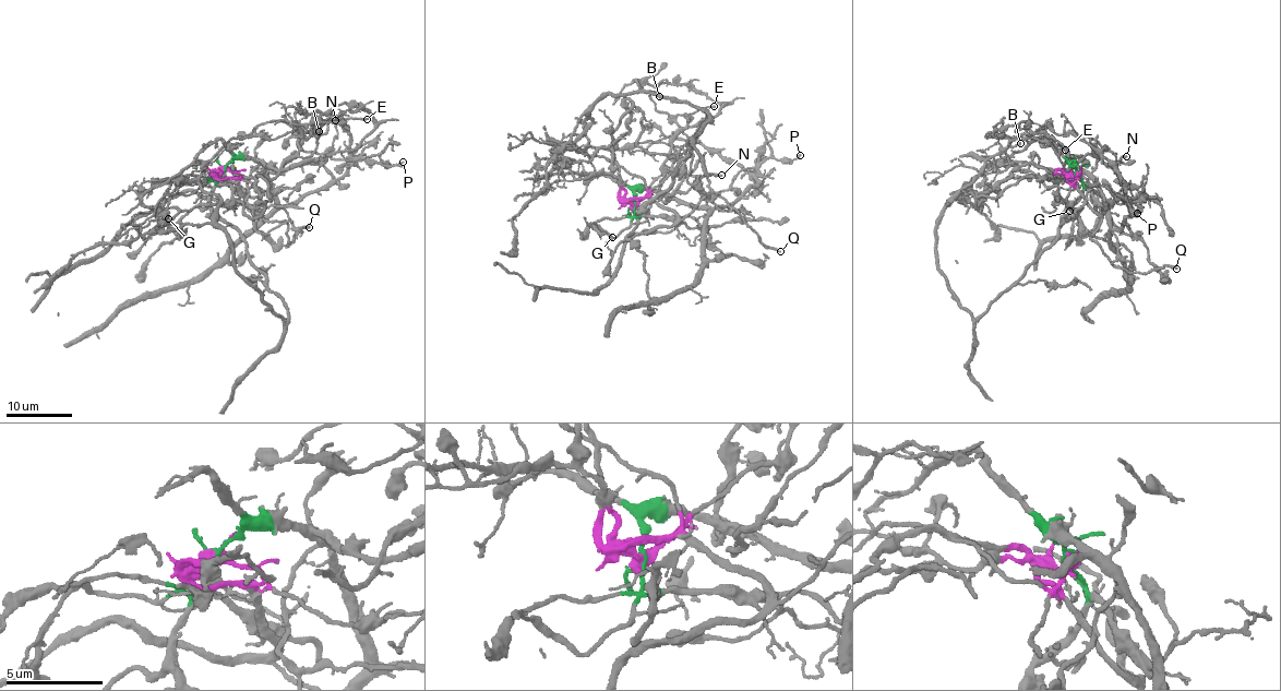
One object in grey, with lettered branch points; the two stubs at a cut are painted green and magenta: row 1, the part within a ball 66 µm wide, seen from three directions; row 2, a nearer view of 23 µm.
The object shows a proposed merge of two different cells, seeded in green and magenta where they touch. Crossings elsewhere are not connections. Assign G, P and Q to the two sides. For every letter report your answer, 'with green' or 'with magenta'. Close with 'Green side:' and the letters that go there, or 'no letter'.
G: with green
P: with green
Q: with magenta
Green side: G, P

